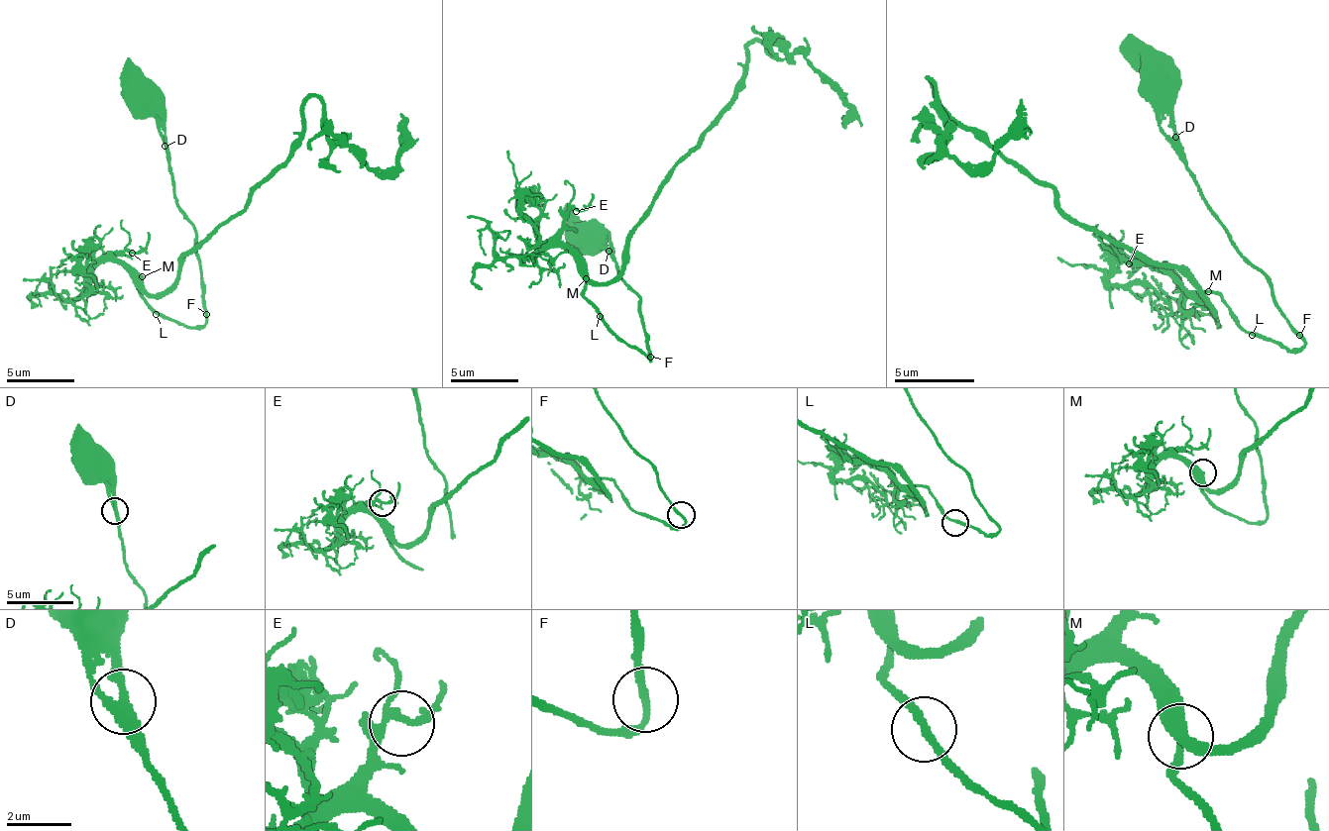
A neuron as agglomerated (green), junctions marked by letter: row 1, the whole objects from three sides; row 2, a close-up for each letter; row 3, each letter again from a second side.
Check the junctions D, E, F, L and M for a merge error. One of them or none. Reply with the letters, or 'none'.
none

